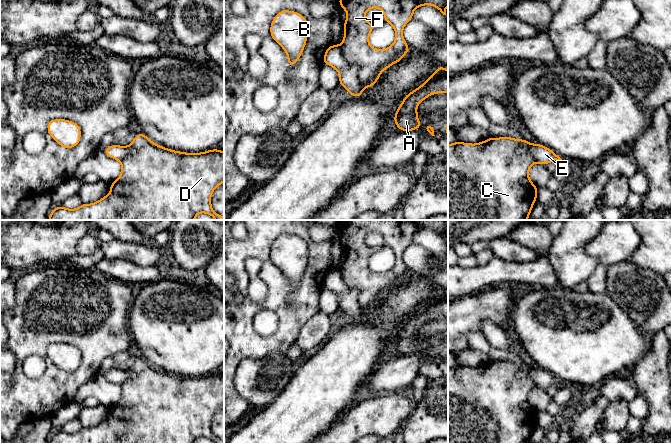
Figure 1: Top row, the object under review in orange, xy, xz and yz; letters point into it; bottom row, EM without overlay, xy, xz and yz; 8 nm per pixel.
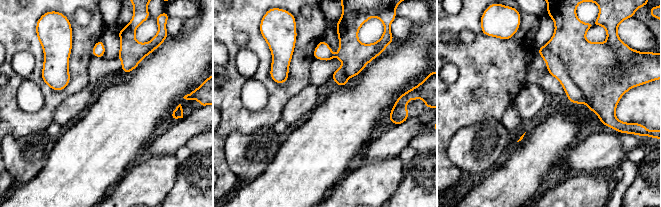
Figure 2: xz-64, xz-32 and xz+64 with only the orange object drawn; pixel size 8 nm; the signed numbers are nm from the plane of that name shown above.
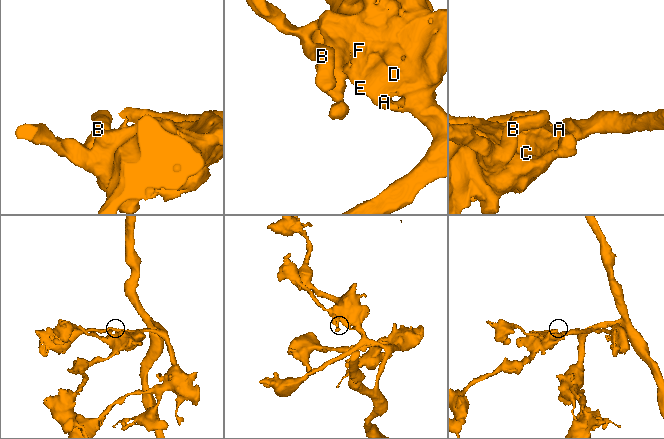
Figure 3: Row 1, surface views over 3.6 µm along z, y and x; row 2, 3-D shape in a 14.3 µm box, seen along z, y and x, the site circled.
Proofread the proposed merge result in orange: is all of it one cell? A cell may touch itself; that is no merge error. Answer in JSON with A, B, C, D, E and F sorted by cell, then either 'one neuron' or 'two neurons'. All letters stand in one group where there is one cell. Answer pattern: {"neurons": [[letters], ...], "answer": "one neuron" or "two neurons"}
{"neurons": [["A", "B", "C", "D", "F"], ["E"]], "answer": "two neurons"}

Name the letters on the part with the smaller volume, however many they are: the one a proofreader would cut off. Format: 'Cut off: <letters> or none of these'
Cut off: E

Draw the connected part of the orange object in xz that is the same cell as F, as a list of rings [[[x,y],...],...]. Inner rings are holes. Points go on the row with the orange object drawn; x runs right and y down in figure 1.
[[[339,0],[337,4],[347,13],[347,19],[343,23],[344,38],[339,45],[339,50],[348,63],[359,66],[358,78],[362,85],[370,89],[379,80],[383,70],[400,62],[403,56],[409,53],[410,47],[403,38],[403,28],[413,19],[414,10],[424,5],[432,5],[443,15],[446,15],[448,0]],[[370,8],[381,9],[384,14],[385,22],[391,24],[395,30],[395,41],[388,48],[376,49],[370,46],[369,35],[377,25],[365,20],[365,13]]]

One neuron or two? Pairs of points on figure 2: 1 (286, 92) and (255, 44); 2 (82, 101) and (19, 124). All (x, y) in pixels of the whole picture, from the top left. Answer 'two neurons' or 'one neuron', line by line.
1: one neuron
2: two neurons

